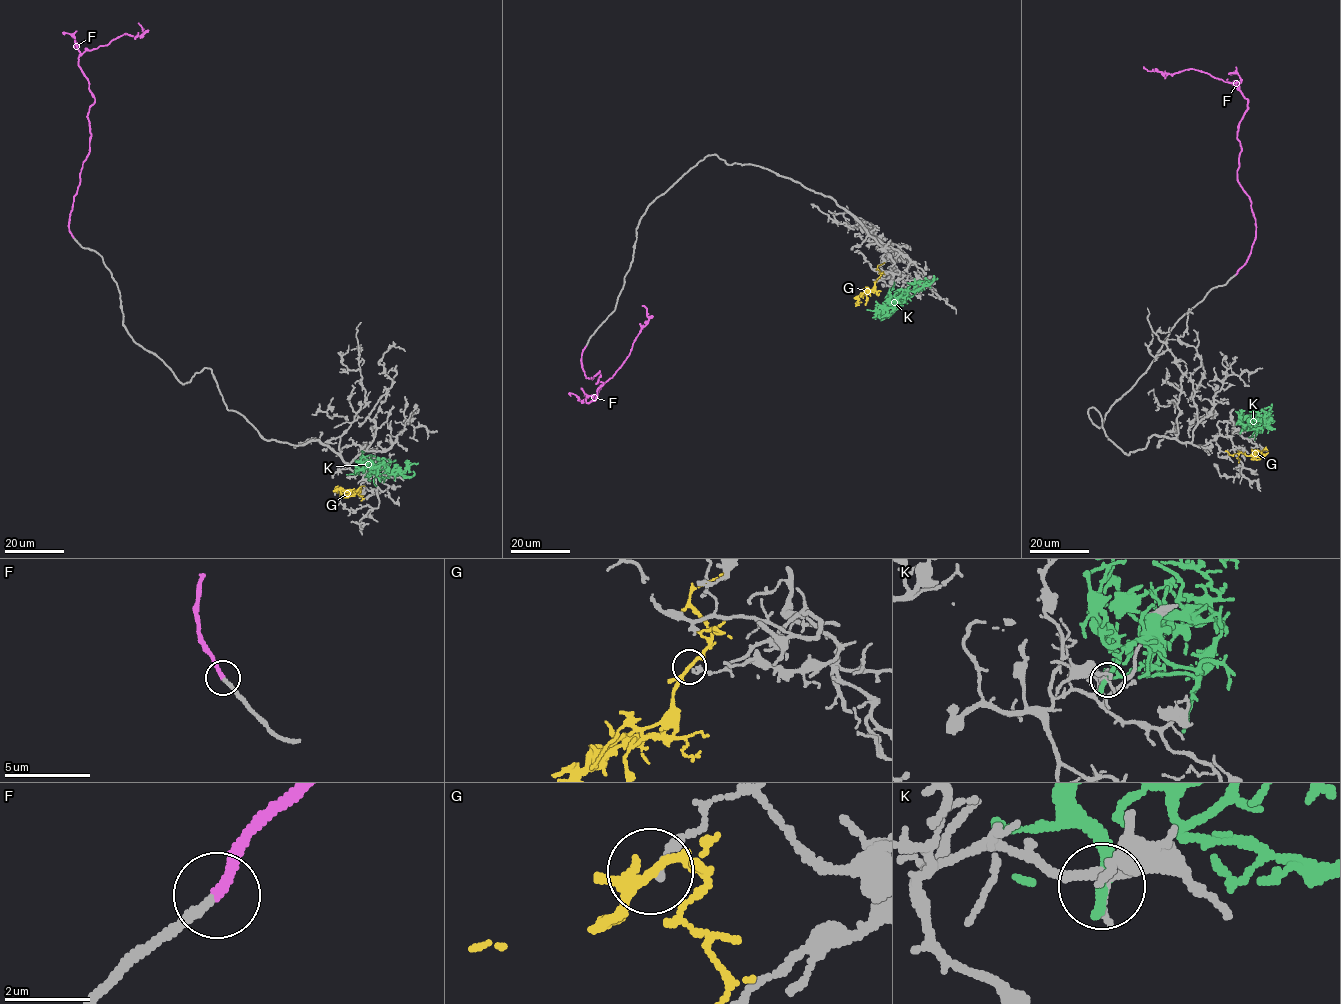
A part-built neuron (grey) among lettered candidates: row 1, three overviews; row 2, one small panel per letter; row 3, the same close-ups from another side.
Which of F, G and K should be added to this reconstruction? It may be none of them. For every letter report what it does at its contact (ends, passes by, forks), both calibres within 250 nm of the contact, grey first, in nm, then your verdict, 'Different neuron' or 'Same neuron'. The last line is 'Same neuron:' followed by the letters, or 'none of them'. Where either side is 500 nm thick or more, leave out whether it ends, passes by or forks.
F: It ends there. Thickness 200 nm (grey) against 220 nm. Same neuron
G: It forks there. Thickness 140 nm (grey) against 160 nm. Different neuron
K: It ends there. Thickness 200 nm (grey) against 320 nm. Different neuron
Same neuron: F

